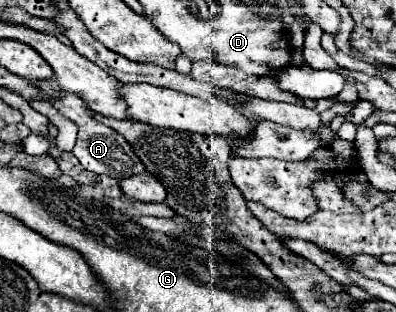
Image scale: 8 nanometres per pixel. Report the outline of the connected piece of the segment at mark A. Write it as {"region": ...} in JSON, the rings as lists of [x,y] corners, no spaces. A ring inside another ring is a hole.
{"region":[[[48,79],[48,81],[34,81],[36,85],[40,85],[42,91],[48,91],[48,93],[60,93],[60,99],[54,101],[54,107],[66,115],[68,119],[72,119],[76,125],[78,125],[78,139],[76,139],[76,145],[74,145],[74,155],[76,159],[82,163],[84,169],[92,171],[92,173],[98,173],[98,175],[108,175],[108,177],[114,177],[118,181],[126,179],[126,177],[132,177],[132,175],[138,175],[142,173],[146,167],[142,165],[142,161],[138,159],[138,155],[132,151],[132,147],[126,143],[124,137],[120,137],[114,129],[98,123],[88,105],[78,97],[78,95],[68,95],[68,93],[62,93],[58,89],[58,83],[54,83],[54,79]]]}

